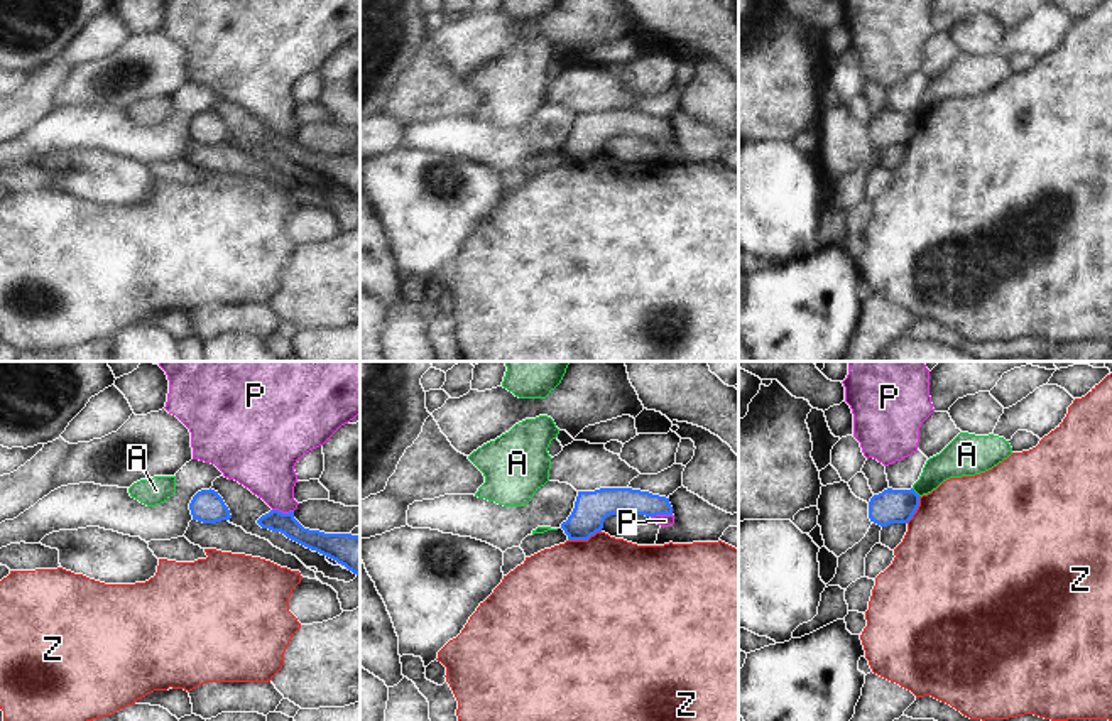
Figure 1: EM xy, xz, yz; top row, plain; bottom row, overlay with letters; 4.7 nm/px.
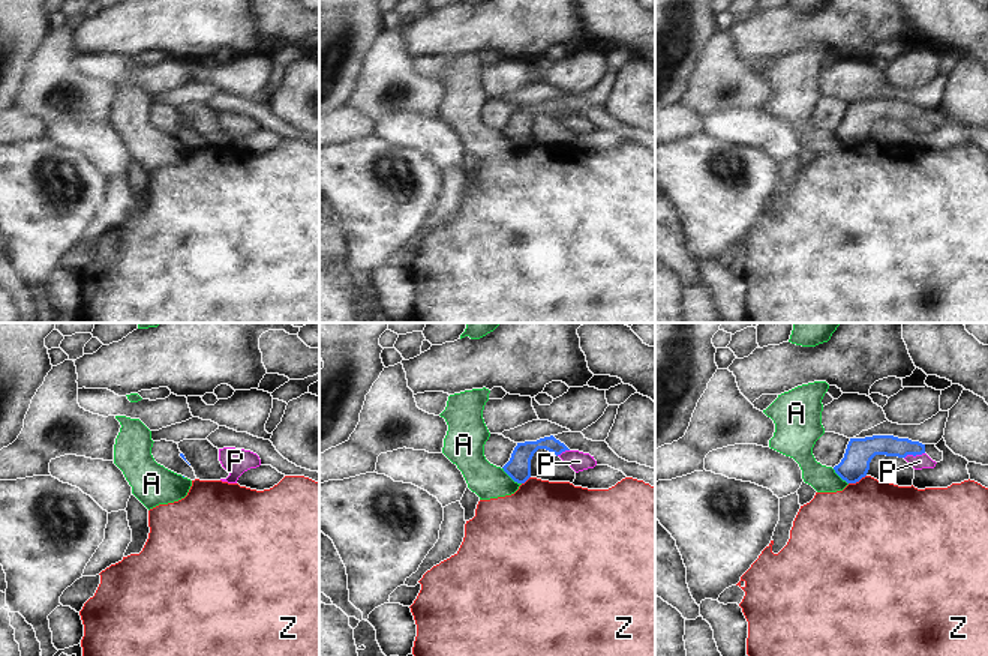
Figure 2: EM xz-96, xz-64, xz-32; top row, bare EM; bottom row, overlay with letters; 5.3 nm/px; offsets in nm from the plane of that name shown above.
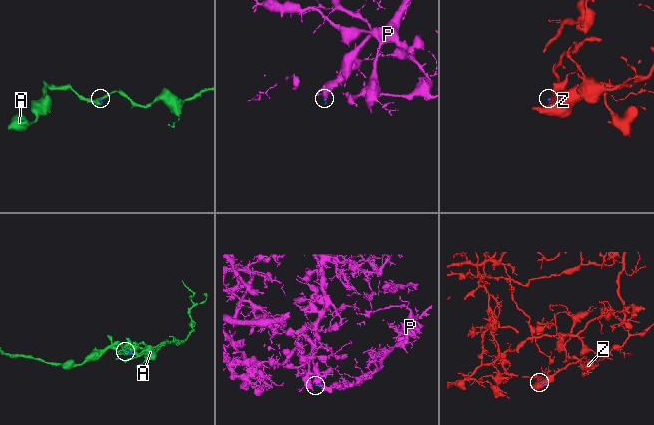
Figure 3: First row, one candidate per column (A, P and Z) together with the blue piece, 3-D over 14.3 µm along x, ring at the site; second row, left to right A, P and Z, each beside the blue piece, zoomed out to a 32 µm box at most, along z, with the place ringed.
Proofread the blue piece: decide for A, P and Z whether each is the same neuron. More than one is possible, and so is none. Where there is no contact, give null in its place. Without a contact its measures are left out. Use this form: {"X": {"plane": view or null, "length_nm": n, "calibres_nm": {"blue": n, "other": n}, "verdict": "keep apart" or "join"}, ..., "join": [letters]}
{"A": {"plane": "yz", "length_nm": 60, "calibres_nm": {"blue": 160, "other": 160}, "verdict": "keep apart"}, "P": {"plane": "xy", "length_nm": 110, "calibres_nm": {"blue": 100, "other": 280}, "verdict": "keep apart"}, "Z": {"plane": "xz", "length_nm": 160, "calibres_nm": {"blue": 160, "other": 500}, "verdict": "keep apart"}, "join": []}

